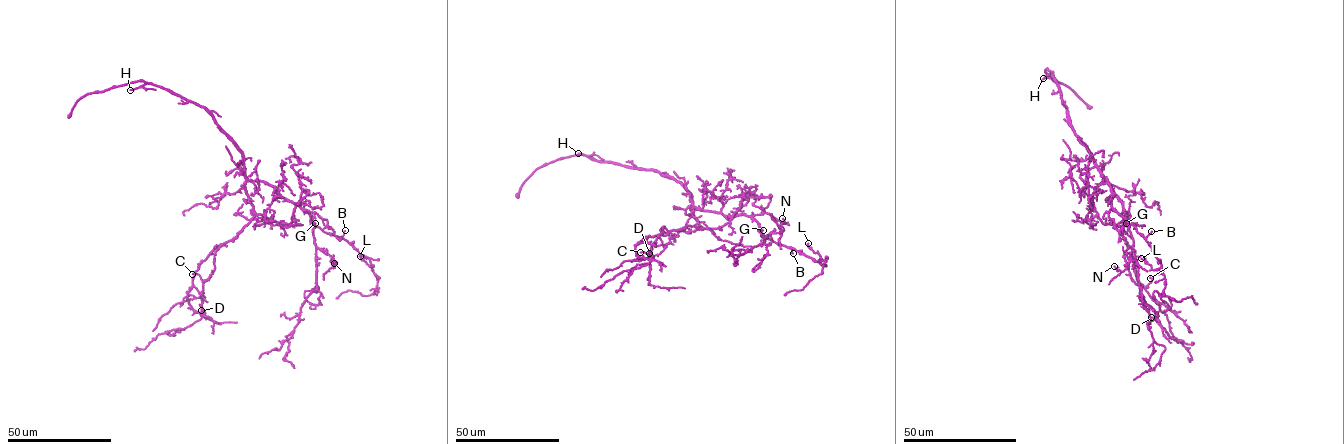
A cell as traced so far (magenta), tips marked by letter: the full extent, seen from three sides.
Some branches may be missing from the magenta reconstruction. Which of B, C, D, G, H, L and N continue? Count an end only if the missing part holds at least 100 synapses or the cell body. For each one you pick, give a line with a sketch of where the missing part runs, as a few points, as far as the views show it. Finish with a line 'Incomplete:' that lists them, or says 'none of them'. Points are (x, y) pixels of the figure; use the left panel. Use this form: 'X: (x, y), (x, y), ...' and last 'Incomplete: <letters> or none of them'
H: (130, 90), (112, 94), (82, 125), (73, 120), (68, 123)
Incomplete: H

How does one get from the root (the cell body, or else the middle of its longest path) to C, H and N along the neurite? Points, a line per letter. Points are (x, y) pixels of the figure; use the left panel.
C: (246, 181), (244, 188), (253, 217), (216, 252), (214, 269), (208, 279), (203, 282), (192, 274)
H: (246, 181), (242, 151), (203, 107), (150, 83), (130, 90)
N: (246, 181), (265, 181), (280, 195), (305, 210), (311, 218), (314, 244), (331, 257), (333, 267), (334, 263)

